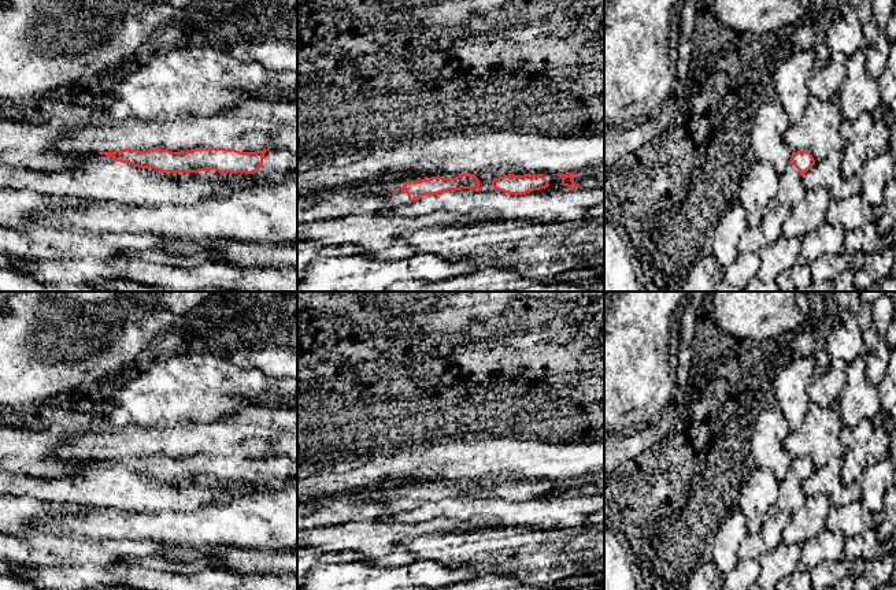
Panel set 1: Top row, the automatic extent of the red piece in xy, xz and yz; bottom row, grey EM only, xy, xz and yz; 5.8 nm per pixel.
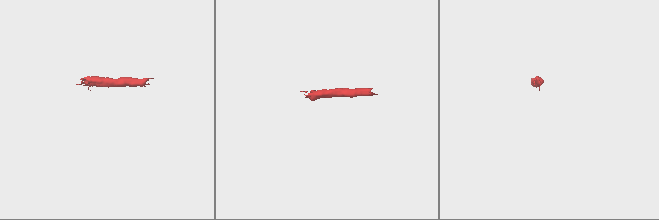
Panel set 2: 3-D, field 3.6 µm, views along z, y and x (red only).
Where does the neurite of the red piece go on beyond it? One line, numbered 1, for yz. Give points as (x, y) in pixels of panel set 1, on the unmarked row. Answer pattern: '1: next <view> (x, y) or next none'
1: next yz (791, 498)

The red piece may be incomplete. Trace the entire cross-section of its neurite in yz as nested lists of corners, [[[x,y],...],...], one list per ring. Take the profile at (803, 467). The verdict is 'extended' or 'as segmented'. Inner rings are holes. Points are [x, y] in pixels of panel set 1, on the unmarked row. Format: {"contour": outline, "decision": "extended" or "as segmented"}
{"contour": [[[808,457],[792,459],[791,471],[778,483],[778,498],[775,504],[769,509],[770,515],[786,512],[789,515],[800,511],[807,500],[803,491],[801,482],[806,480],[815,467]]], "decision": "extended"}

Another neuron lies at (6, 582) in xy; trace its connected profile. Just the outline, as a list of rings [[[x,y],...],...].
[[[0,575],[0,590],[67,590],[67,589],[48,587],[48,586],[42,587],[22,578]]]

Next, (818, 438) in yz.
[[[811,402],[801,426],[789,431],[784,448],[792,459],[808,457],[815,470],[819,470],[830,457],[844,456],[843,426],[836,404],[821,408]]]

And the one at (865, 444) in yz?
[[[863,419],[855,427],[843,426],[841,441],[845,446],[841,479],[845,485],[859,482],[863,471],[889,454],[891,427],[875,427]]]

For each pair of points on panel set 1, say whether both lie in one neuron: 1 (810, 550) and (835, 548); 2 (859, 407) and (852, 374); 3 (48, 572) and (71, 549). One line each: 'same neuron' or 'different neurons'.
1: same neuron
2: same neuron
3: different neurons

